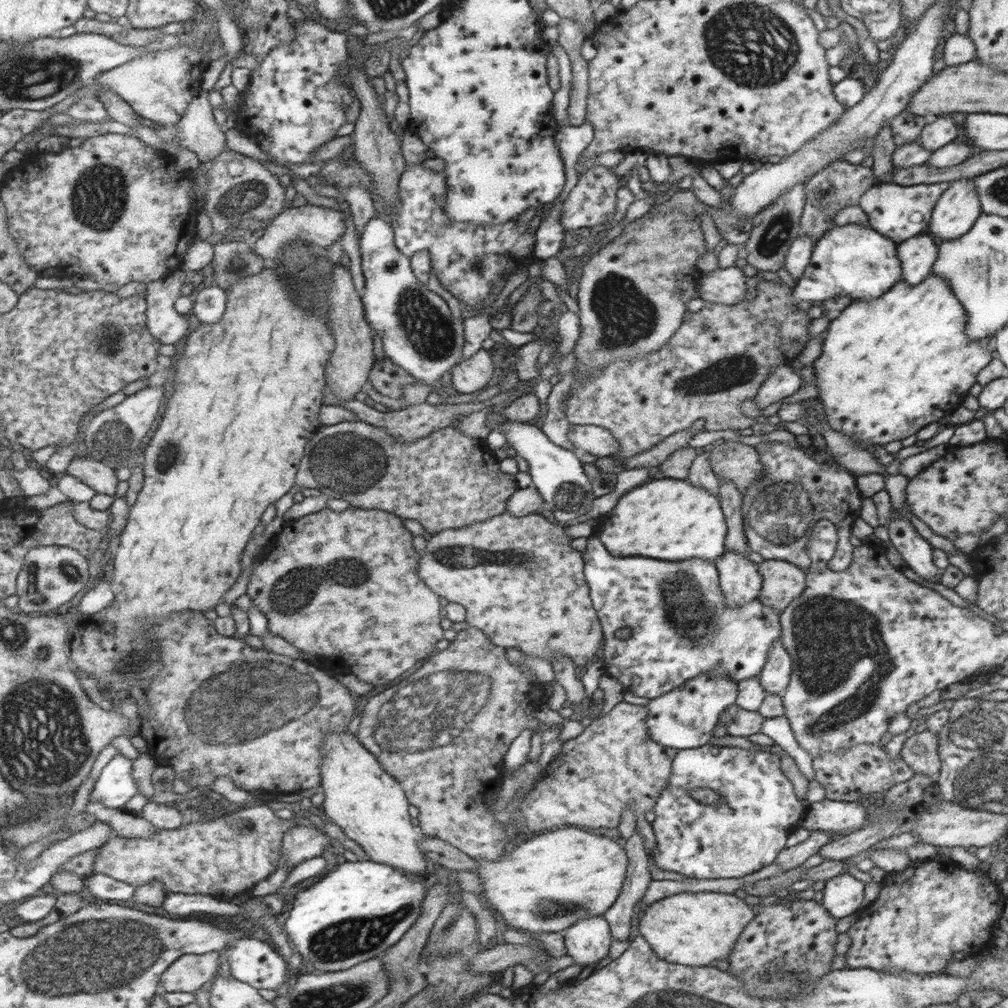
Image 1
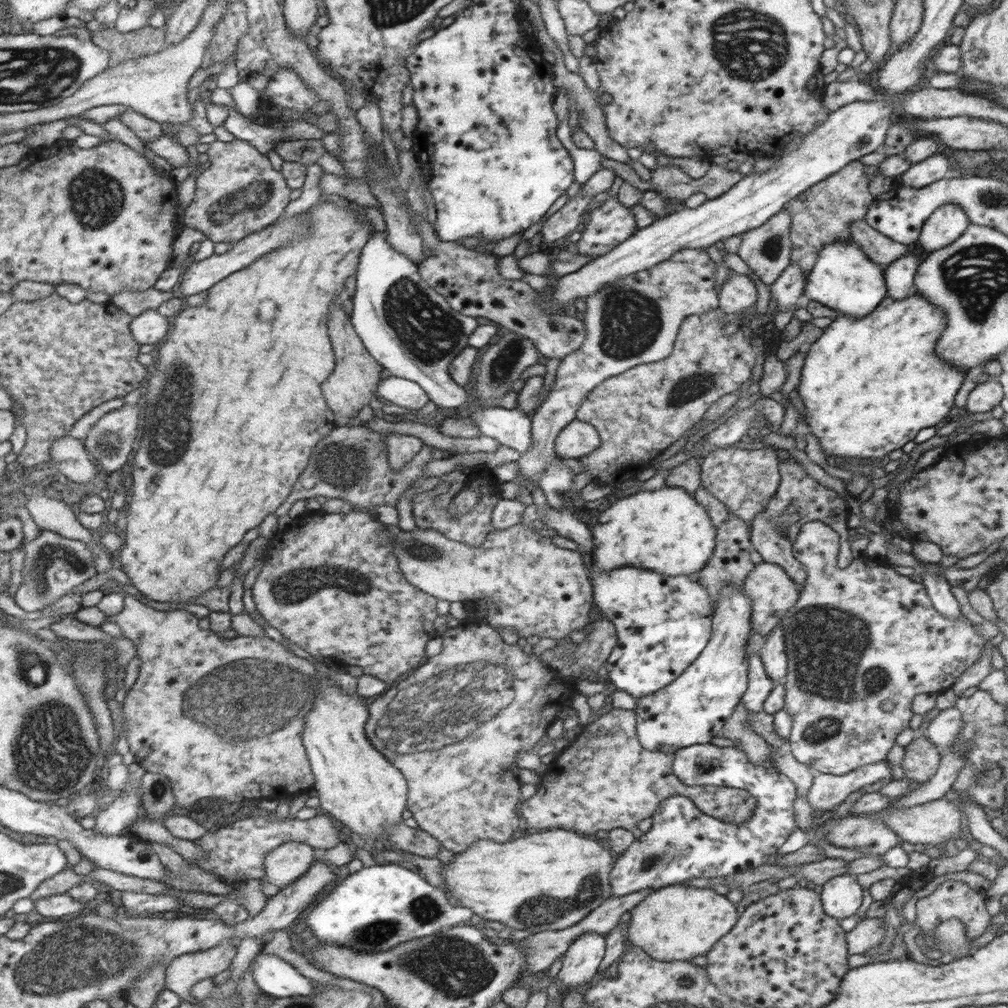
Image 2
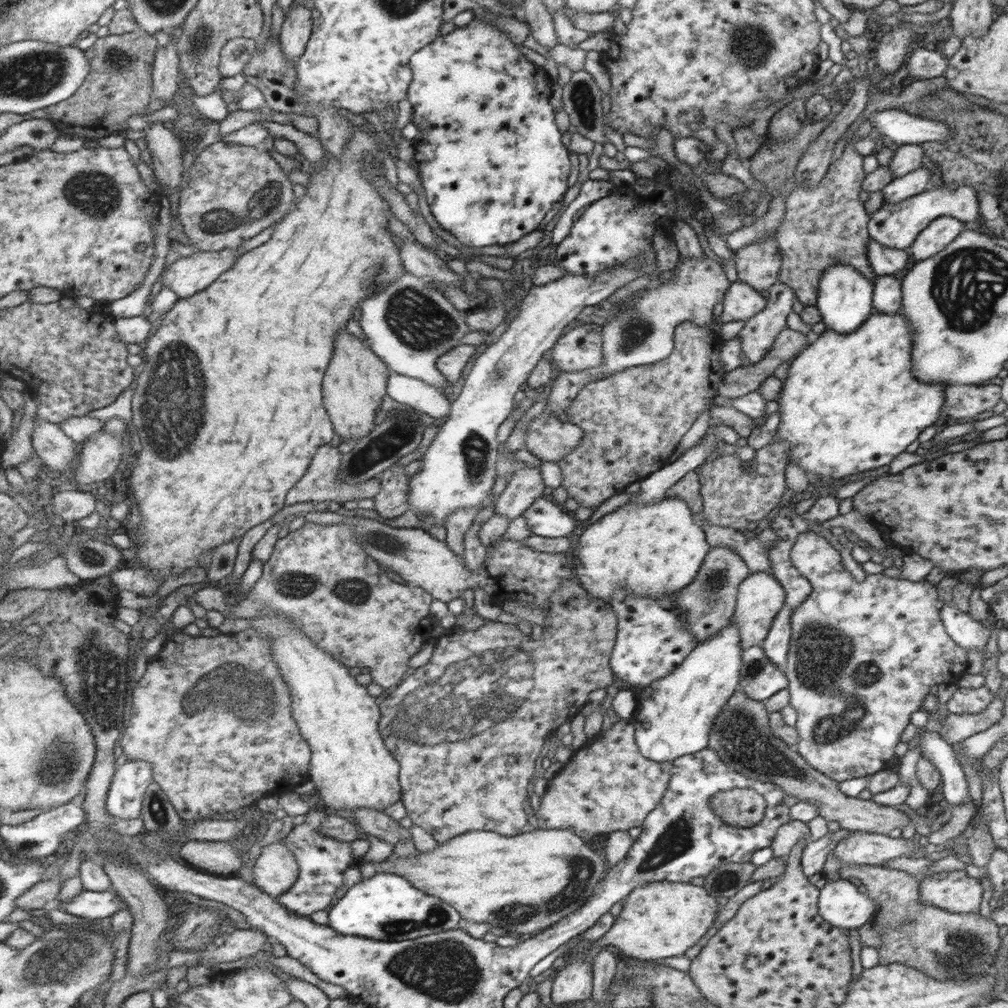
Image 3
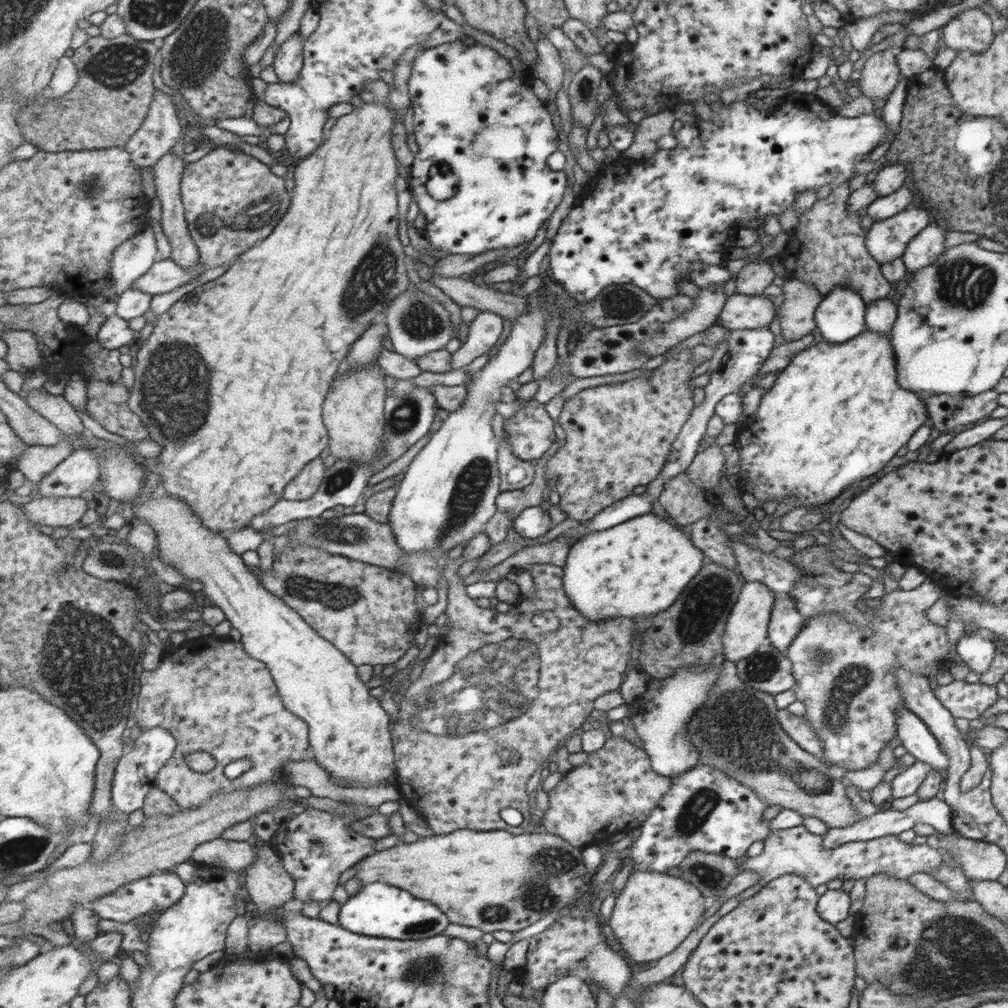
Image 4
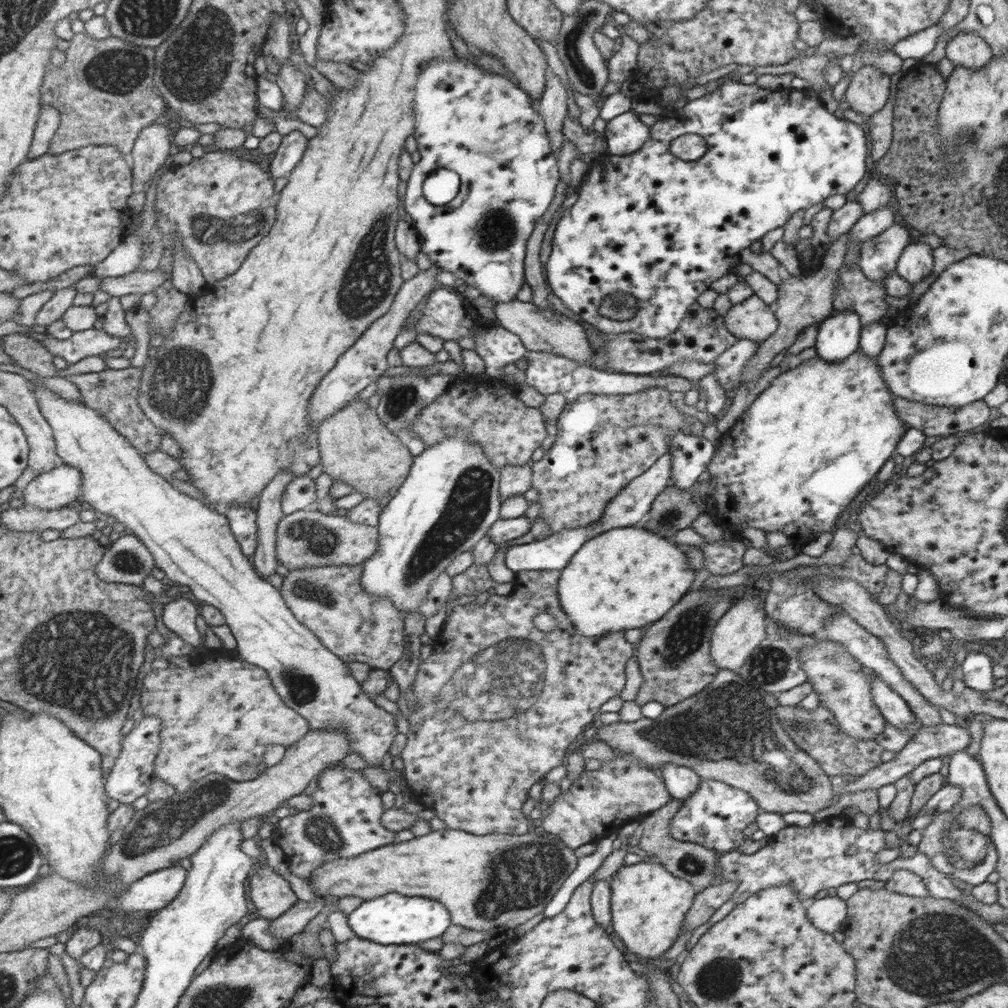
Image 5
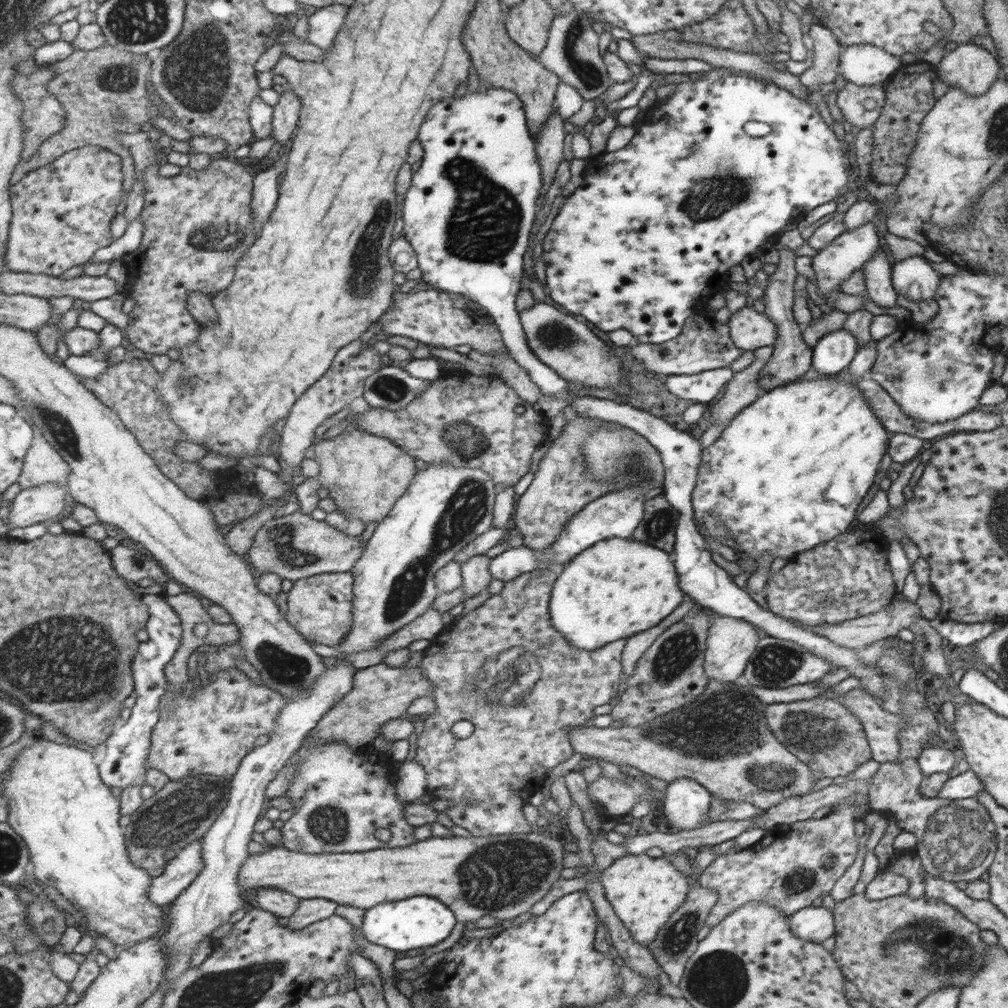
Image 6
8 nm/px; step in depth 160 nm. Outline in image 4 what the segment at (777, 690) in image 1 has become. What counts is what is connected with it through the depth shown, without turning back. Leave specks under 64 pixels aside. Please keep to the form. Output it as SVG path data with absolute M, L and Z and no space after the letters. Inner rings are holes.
M784 593L775 596L769 622L769 638L766 643L785 654L786 648L802 630L806 620L798 612L791 595Z

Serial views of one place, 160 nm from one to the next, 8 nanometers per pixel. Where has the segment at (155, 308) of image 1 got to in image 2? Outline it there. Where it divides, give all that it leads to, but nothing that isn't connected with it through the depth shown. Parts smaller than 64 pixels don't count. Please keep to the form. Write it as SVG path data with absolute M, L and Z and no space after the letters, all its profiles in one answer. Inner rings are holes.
M148 310L131 323L134 339L140 344L160 344L172 329L172 318L165 318L156 311Z

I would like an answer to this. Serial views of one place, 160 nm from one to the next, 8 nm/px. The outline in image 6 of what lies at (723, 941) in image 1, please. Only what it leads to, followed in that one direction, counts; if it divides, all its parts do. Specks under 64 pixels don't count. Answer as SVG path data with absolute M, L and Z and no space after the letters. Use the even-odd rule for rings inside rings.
M645 853L624 855L600 872L600 883L611 908L639 944L653 942L657 932L667 923L671 914L682 906L687 892L685 878L675 870L665 856L652 858Z

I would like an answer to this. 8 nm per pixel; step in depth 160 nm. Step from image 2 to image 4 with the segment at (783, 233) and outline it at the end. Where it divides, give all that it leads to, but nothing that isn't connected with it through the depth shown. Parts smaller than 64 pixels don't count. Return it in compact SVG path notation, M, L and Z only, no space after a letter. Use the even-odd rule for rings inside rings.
M745 258L745 264L735 276L735 293L749 296L762 296L763 290L772 284L775 277L769 260L751 261Z

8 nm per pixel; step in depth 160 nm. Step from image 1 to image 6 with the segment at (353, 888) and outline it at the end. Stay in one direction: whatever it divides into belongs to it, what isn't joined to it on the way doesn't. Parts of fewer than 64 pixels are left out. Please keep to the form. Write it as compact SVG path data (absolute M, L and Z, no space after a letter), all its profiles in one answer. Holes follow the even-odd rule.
M412 896L403 900L387 901L365 911L361 932L369 942L397 953L413 948L425 948L449 936L456 919L451 911L442 901L430 896Z

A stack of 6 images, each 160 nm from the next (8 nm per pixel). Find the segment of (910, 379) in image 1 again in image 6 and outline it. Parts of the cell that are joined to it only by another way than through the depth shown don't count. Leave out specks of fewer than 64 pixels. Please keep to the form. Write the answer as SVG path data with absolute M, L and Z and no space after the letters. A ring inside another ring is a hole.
M827 375L827 378L805 379L798 378L795 382L776 386L769 392L757 397L753 403L735 415L721 431L719 437L702 450L697 467L695 486L690 495L692 516L697 521L696 529L701 534L714 538L717 542L729 547L736 554L747 553L747 559L753 561L763 556L763 553L771 553L772 559L781 558L791 560L797 553L811 551L822 543L827 543L835 536L842 535L849 522L855 516L855 510L863 496L873 484L877 464L881 462L881 456L885 452L885 442L889 440L889 432L883 427L881 421L873 413L873 407L866 400L865 393L857 387L857 383L848 383L837 378L836 375Z

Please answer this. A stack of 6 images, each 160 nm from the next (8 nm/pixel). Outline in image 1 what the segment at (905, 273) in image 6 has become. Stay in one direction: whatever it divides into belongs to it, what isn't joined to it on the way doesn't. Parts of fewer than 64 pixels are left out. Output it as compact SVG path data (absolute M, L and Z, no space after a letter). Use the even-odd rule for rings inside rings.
M958 178L939 195L930 215L930 226L924 232L933 239L957 239L965 235L981 214L977 185L972 178Z

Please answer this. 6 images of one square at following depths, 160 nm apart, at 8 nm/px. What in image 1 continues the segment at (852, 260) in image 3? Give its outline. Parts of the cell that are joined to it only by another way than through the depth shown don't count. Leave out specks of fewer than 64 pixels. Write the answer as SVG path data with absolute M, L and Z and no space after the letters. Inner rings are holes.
M836 160L822 171L808 178L805 186L806 204L801 216L801 227L798 234L808 234L816 243L821 235L834 225L834 216L847 206L855 206L862 194L873 184L875 176L871 168L847 161Z

